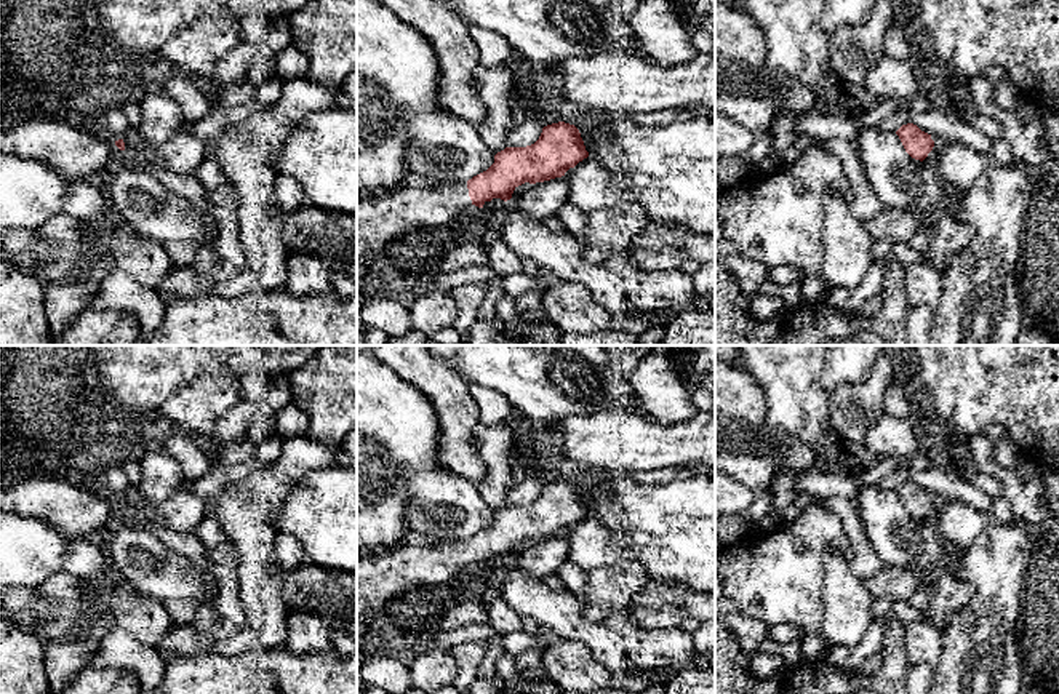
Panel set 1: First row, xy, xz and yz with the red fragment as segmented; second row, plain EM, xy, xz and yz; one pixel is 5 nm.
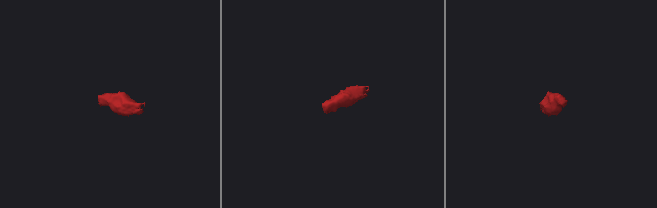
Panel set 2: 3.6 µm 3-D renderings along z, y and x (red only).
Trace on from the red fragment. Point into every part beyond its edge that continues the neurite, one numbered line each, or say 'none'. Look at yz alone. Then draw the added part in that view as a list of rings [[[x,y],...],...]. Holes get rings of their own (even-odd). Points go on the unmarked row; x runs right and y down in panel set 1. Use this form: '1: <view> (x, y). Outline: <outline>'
1: yz (930, 520). Outline: [[[941,496],[934,497],[934,505],[933,509],[928,512],[928,515],[923,518],[921,523],[925,523],[929,529],[937,531],[937,518],[939,518],[939,512],[944,505],[945,499]],[[937,531],[939,532],[939,531]]]

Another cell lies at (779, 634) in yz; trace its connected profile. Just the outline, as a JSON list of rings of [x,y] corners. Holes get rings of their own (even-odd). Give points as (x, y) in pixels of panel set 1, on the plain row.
[[[785,624],[769,625],[768,628],[768,641],[774,643],[801,641],[805,636],[805,632]]]

